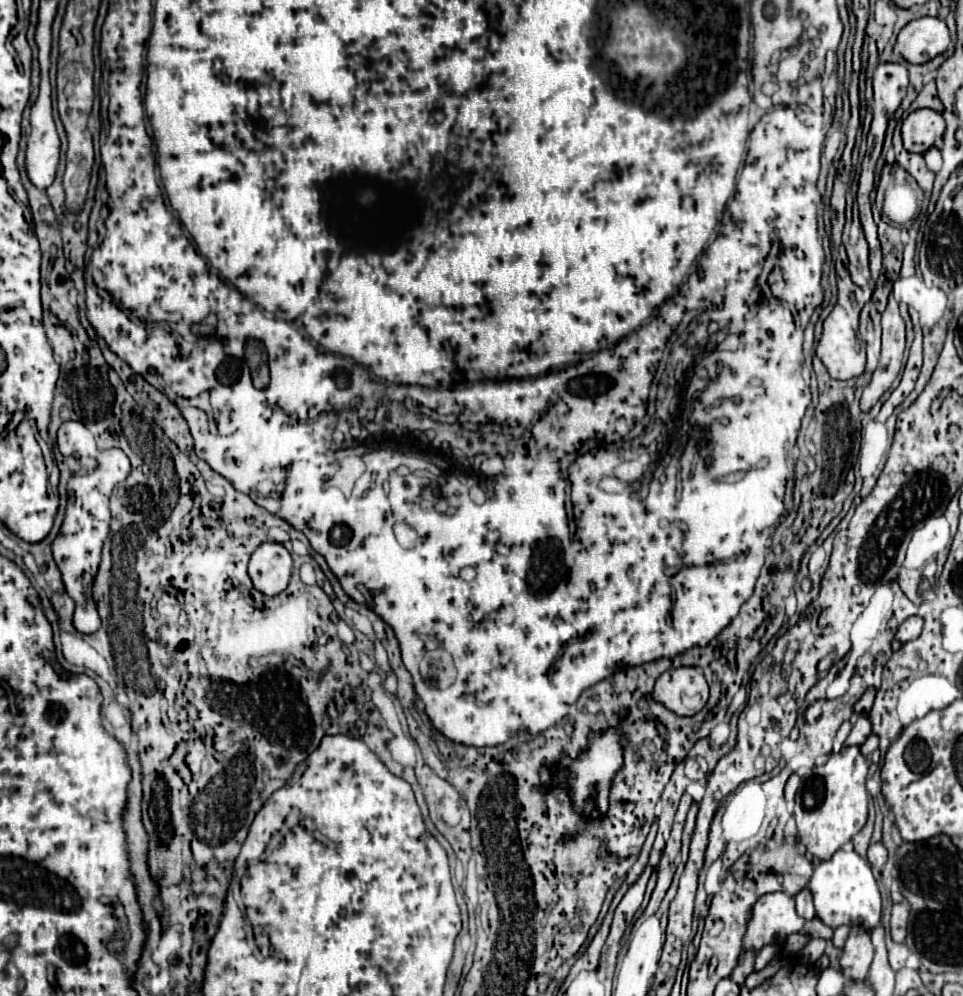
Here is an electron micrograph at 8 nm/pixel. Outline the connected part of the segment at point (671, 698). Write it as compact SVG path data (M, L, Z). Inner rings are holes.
M677 667L665 671L657 679L653 697L675 715L689 717L707 705L709 685L705 675L695 667Z

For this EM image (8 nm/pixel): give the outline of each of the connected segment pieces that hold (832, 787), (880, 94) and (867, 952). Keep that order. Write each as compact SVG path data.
M843 747L839 753L831 753L823 765L813 769L815 777L801 779L793 815L807 853L819 859L831 859L833 853L843 847L843 843L861 831L867 821L867 771L869 761L863 757L861 749Z
M879 63L879 67L873 73L873 91L875 91L875 103L873 103L873 123L869 129L871 141L867 141L869 149L877 149L881 143L879 135L885 135L887 121L901 105L901 99L905 97L909 79L907 69L899 63Z
M861 923L851 927L851 933L845 941L841 955L841 971L847 979L865 979L875 955L875 947L871 943L869 929Z

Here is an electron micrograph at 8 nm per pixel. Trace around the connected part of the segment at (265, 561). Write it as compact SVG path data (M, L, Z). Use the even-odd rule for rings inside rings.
M263 543L249 561L249 577L263 595L279 595L287 589L293 571L291 553L281 543Z

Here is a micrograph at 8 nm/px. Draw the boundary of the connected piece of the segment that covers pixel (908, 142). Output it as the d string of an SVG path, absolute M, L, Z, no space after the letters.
M917 109L903 119L901 131L907 151L925 153L943 135L945 119L933 109Z

